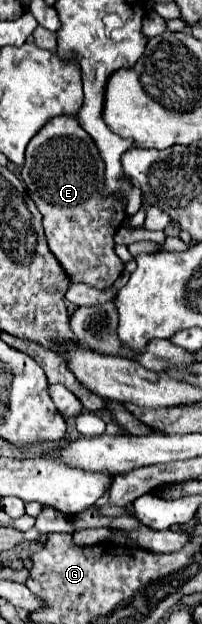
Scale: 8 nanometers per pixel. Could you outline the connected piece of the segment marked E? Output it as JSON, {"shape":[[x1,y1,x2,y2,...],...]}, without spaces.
{"shape":[[54,117,32,137,26,147,22,181,44,217,48,247,72,281,96,289,110,287,124,271,124,261,114,251,114,233,128,215,122,193,104,195,104,161,76,117]]}

